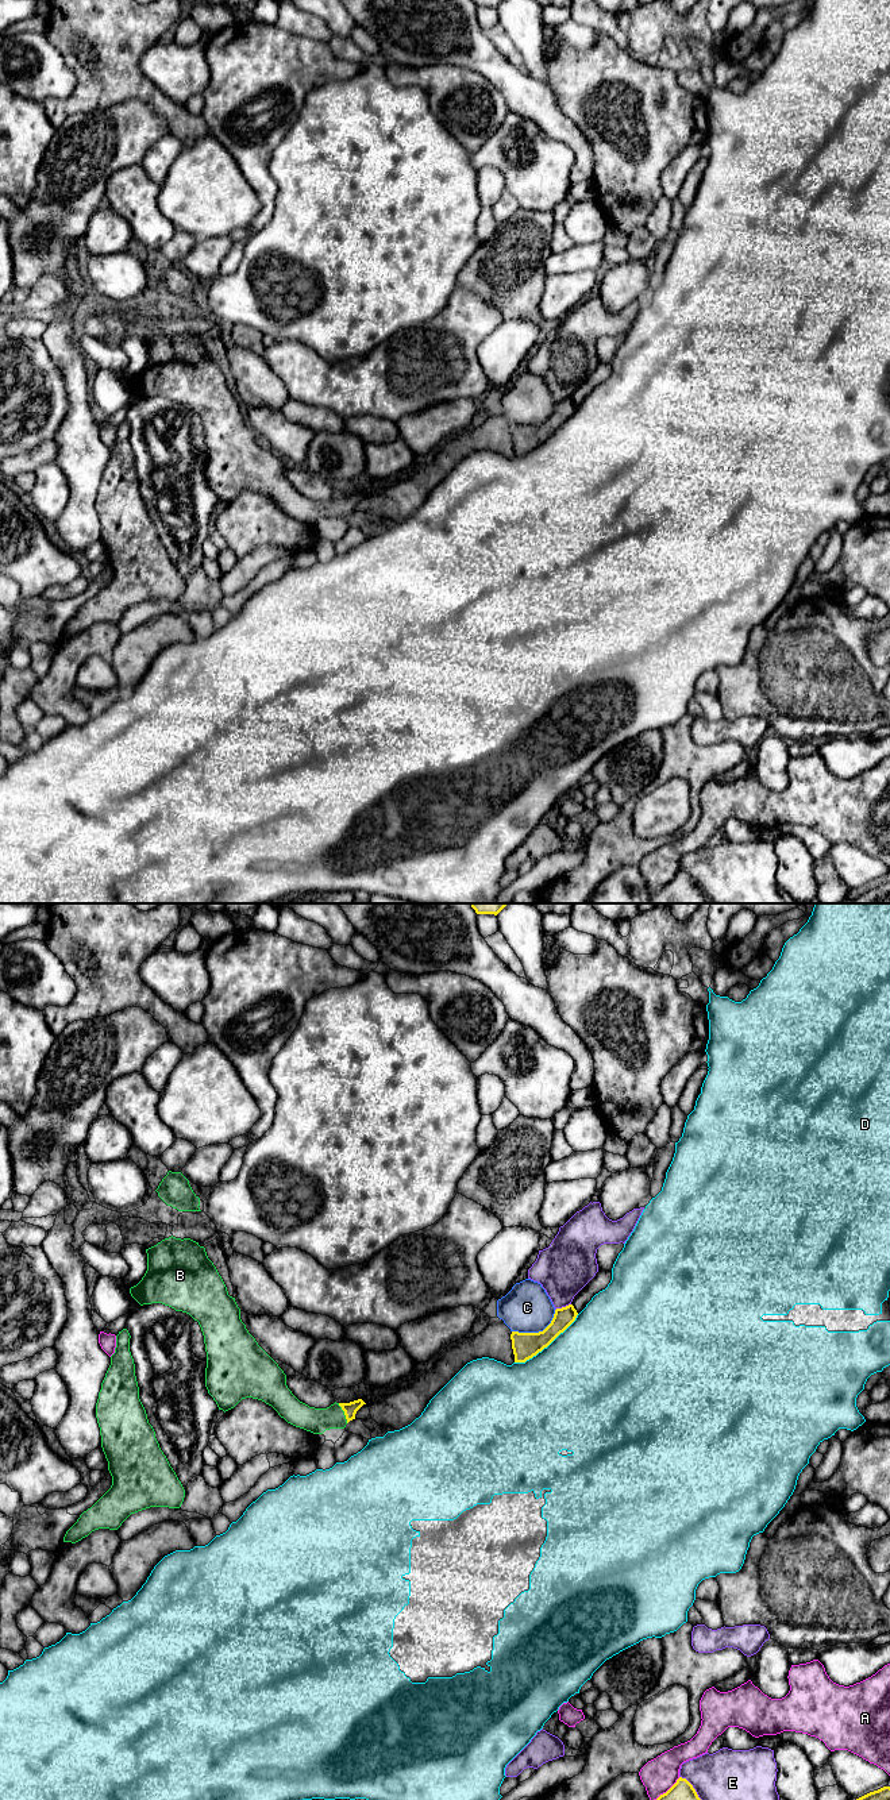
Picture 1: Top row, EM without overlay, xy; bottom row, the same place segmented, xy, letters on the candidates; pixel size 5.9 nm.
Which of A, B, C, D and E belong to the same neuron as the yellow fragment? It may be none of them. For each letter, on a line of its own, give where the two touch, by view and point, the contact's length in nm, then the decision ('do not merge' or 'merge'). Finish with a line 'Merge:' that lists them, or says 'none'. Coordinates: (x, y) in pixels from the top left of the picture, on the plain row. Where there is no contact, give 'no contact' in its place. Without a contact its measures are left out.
A: meets yellow in xy at (666, 885); contact 220 nm long; do not merge
B: meets yellow in xy at (345, 505); contact 130 nm long; merge
C: meets yellow in xy at (536, 426); contact 300 nm long; do not merge
D: meets yellow in xy at (547, 438); contact 480 nm long; do not merge
E: meets yellow in xy at (562, 400); contact 100 nm long; do not merge
Merge: B

